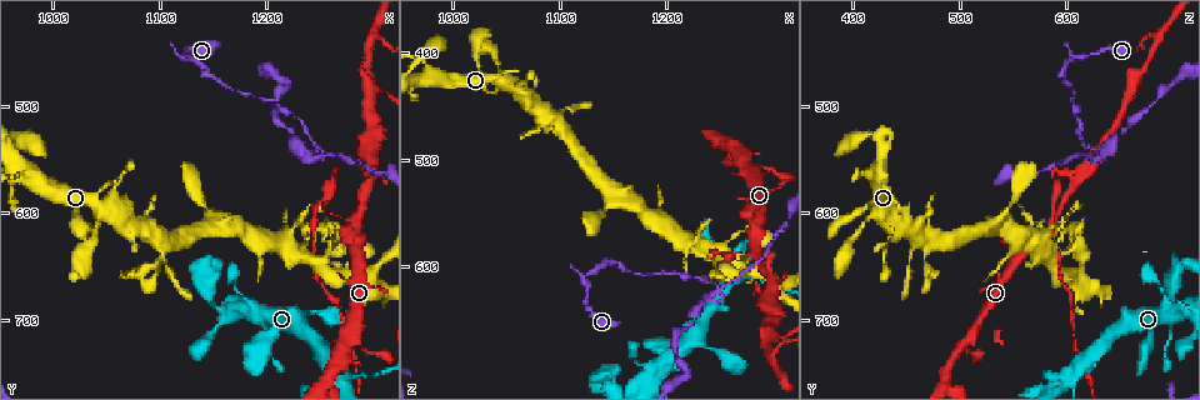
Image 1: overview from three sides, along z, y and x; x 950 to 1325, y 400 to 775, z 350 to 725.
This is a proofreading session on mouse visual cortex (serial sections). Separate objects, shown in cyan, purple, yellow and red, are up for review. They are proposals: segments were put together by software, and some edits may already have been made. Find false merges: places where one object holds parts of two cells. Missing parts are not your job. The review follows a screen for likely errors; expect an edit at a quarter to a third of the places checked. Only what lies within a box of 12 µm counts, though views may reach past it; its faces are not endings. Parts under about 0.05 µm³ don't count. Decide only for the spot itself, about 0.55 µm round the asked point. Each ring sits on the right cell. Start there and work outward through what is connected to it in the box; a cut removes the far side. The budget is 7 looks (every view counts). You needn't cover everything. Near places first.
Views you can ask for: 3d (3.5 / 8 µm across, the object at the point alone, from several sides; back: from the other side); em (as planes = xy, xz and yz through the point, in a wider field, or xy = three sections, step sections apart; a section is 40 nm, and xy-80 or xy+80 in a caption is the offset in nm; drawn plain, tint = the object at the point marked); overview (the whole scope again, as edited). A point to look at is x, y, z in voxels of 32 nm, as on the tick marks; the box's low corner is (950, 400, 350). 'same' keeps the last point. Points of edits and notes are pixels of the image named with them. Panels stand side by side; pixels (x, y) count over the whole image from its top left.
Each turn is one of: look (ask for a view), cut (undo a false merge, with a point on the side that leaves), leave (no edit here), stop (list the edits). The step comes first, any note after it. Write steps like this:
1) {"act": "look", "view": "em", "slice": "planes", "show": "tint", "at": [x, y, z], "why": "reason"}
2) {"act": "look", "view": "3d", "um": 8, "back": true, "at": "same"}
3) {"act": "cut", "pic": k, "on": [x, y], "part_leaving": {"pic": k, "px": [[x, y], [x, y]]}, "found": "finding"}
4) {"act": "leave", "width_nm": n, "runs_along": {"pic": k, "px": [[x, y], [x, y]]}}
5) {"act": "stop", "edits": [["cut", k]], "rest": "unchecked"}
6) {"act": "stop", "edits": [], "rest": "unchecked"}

{"act": "look", "view": "3d", "um": 3.5, "at": [1126, 458, 606], "why": "sharp bend"}

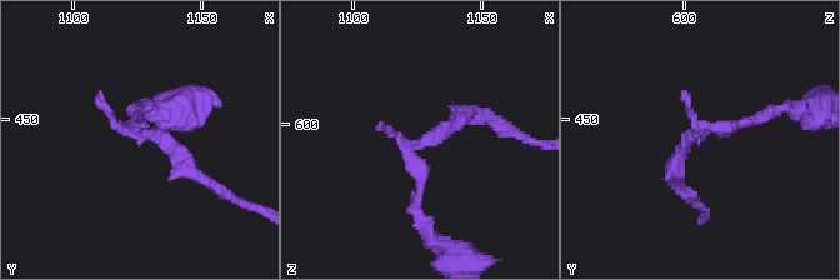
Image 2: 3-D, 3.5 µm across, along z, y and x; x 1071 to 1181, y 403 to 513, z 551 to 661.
{"act": "leave", "runs_along": {"pic": 2, "px": [[773, 111], [693, 135], [676, 174]]}, "found": "all the same cell"}

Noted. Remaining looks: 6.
{"act": "look", "view": "3d", "um": 8, "at": [1250, 544, 620], "why": "thin neck"}

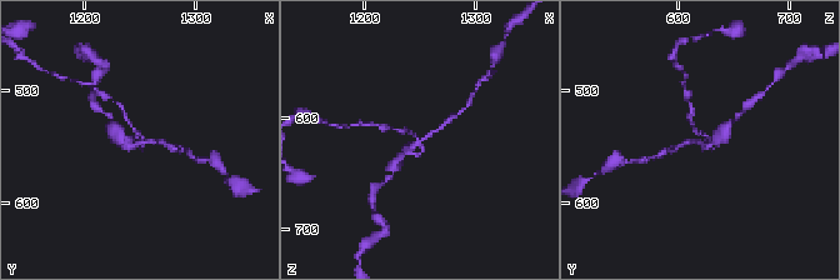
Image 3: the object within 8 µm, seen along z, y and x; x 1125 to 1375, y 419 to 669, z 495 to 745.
{"act": "look", "view": "em", "slice": "xy", "step": 5, "show": "tint", "at": [1248, 544, 622]}

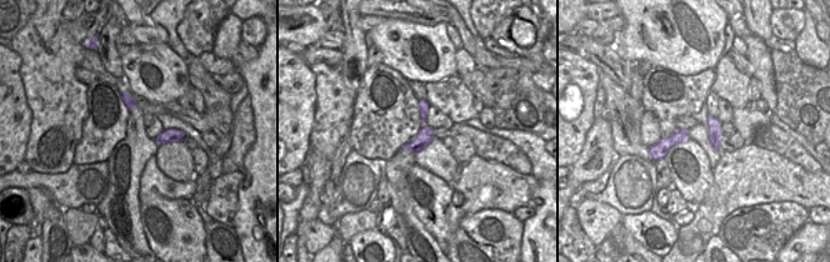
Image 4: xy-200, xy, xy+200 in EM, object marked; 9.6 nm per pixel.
{"act": "leave", "runs_along": {"pic": 3, "px": [[691, 111], [691, 125], [704, 144], [724, 131]]}, "found": "all the same cell"}

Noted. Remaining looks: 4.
{"act": "look", "view": "3d", "um": 3.5, "back": true, "at": [1282, 610, 586], "why": "small branch off a trunk"}

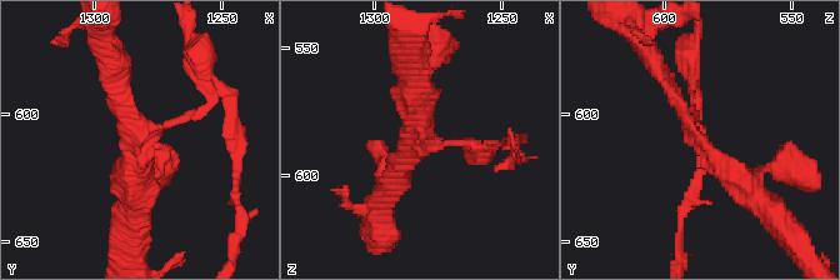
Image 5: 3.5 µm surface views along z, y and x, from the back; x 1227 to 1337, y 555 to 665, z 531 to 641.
{"act": "look", "view": "em", "slice": "xy", "step": 1, "show": "tint", "at": [1283, 610, 588], "arms": 3, "arm_widths_nm": [100, 200, 350]}

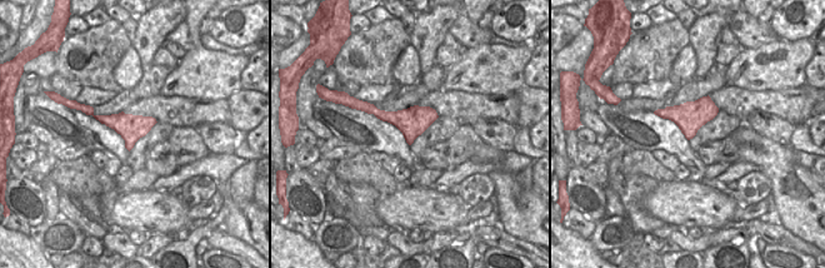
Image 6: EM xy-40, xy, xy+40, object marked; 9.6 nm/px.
{"act": "cut", "pic": 5, "on": [488, 146], "found": "a second cell is stuck on"}

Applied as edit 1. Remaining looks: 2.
{"act": "stop", "edits": [["cut", 5]], "rest": "unchecked"}

